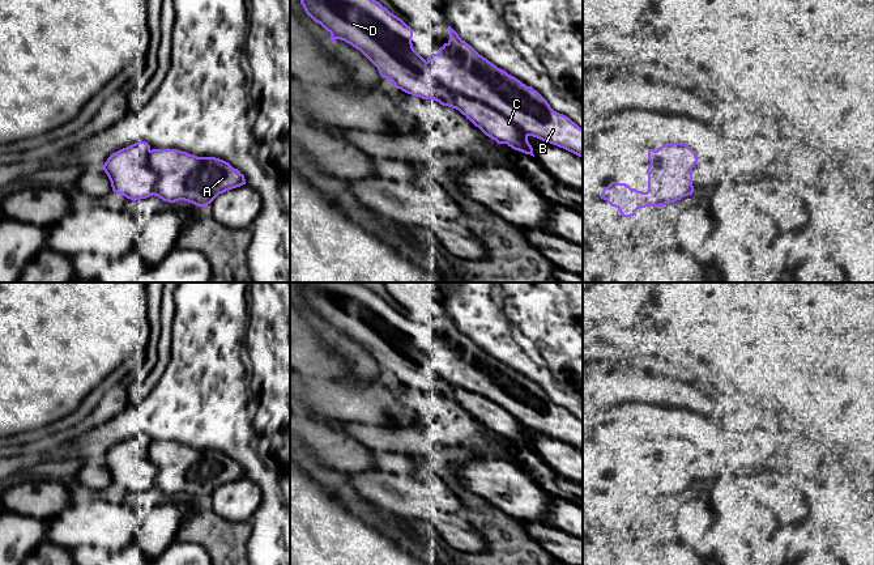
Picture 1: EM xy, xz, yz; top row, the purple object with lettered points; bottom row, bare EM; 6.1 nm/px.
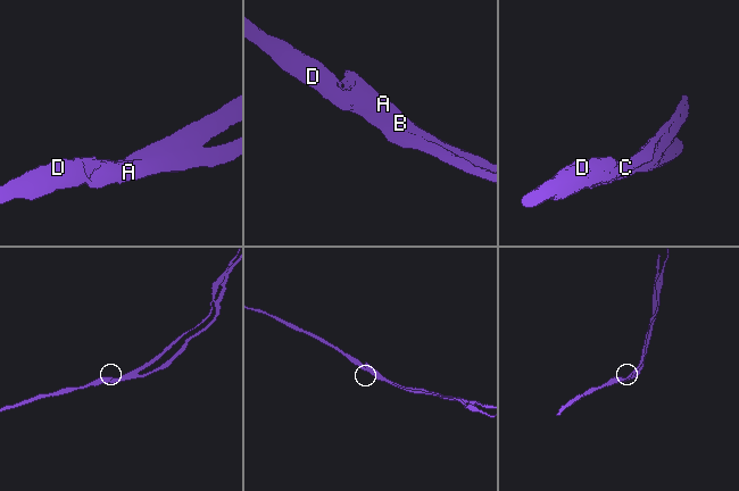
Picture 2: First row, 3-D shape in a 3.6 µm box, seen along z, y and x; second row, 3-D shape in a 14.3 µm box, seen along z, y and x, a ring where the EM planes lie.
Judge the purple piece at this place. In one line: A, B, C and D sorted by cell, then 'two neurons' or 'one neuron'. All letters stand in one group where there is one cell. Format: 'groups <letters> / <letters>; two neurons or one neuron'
groups A B D / C; two neurons

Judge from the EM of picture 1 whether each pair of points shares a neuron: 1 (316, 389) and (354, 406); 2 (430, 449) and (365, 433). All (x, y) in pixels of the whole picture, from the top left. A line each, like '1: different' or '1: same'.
1: same
2: same

